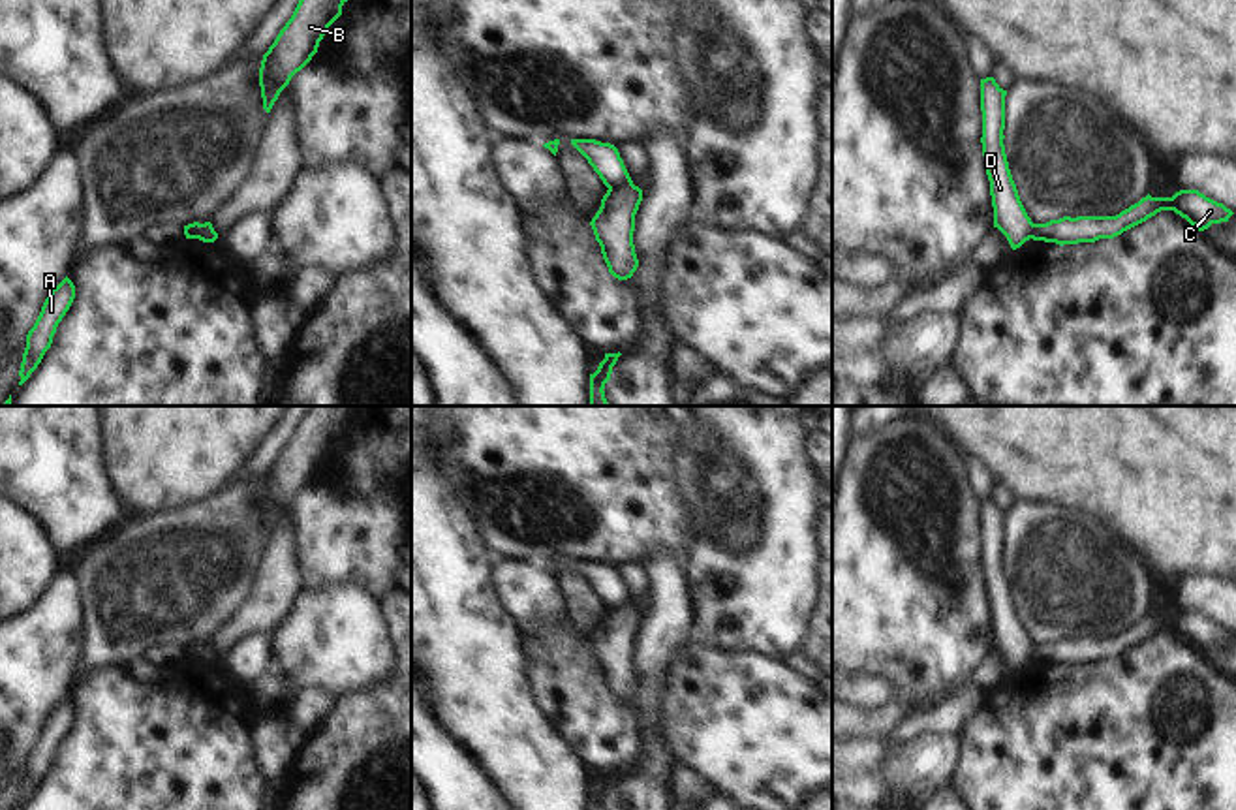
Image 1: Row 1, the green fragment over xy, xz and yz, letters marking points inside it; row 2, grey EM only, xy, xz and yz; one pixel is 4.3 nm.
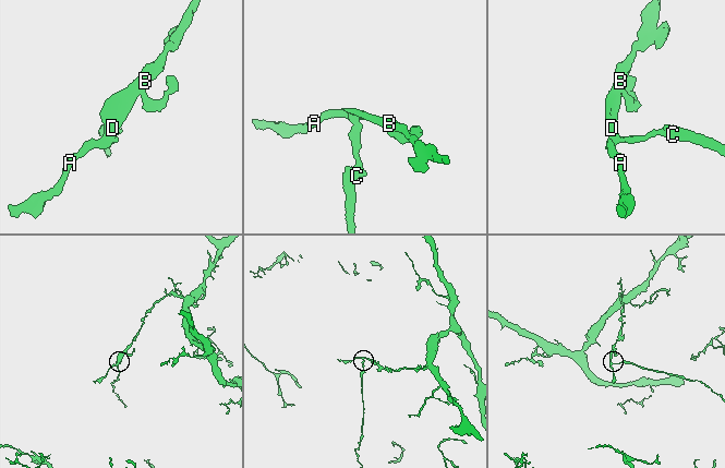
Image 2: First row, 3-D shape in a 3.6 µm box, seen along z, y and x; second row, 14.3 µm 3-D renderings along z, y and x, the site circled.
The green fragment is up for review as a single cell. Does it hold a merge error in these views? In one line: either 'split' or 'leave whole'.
split

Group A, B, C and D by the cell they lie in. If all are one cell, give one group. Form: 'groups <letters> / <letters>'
groups A B D / C

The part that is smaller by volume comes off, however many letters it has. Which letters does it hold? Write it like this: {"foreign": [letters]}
{"foreign": ["C"]}

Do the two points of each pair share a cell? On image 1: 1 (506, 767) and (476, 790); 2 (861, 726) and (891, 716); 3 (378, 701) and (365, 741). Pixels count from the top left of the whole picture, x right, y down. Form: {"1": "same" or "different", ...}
{"1": "different", "2": "same", "3": "same"}

